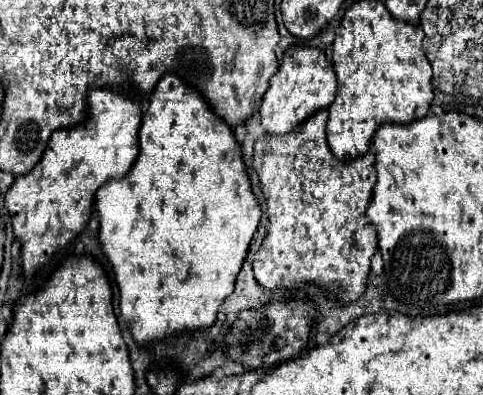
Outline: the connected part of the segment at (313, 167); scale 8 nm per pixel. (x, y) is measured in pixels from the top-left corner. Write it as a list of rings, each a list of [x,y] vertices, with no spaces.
[[[328,107],[316,111],[316,115],[308,117],[286,135],[262,135],[254,143],[254,169],[266,195],[270,221],[268,235],[254,255],[254,277],[266,289],[292,287],[302,281],[316,283],[330,291],[338,291],[338,299],[342,303],[350,303],[364,293],[370,259],[378,247],[376,229],[366,217],[366,207],[372,199],[372,187],[376,183],[374,153],[368,151],[352,161],[338,161],[326,143],[326,121]]]

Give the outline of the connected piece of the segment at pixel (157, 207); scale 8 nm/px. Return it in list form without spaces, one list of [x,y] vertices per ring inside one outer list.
[[[166,73],[160,79],[160,83],[154,87],[154,91],[148,99],[148,107],[146,107],[146,113],[142,117],[142,127],[140,127],[140,153],[138,153],[130,173],[118,181],[108,181],[100,187],[100,191],[96,193],[96,211],[100,215],[100,243],[112,265],[112,271],[114,271],[114,277],[116,277],[116,283],[120,289],[120,311],[122,311],[122,317],[128,321],[132,337],[138,343],[156,341],[156,339],[162,339],[168,333],[176,333],[176,331],[204,329],[216,321],[216,311],[220,309],[220,303],[232,293],[236,275],[246,259],[252,235],[256,233],[256,227],[258,227],[260,215],[262,215],[260,203],[252,191],[252,183],[250,183],[246,165],[242,161],[242,147],[234,139],[232,127],[222,117],[212,113],[210,103],[206,103],[206,99],[204,99],[204,95],[200,95],[200,91],[196,91],[194,87],[188,87],[172,73]]]

